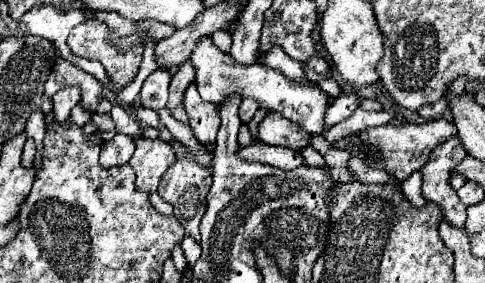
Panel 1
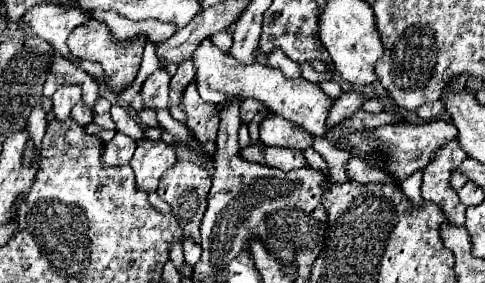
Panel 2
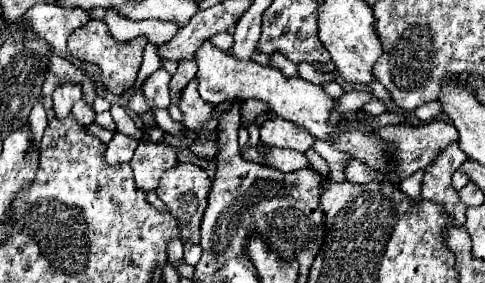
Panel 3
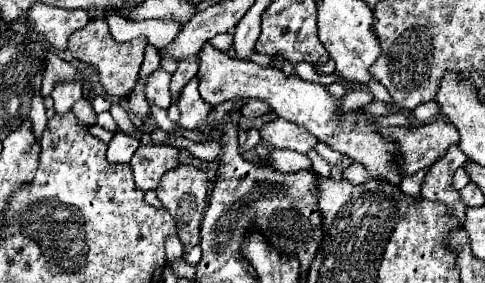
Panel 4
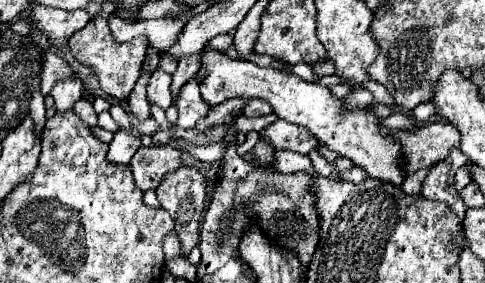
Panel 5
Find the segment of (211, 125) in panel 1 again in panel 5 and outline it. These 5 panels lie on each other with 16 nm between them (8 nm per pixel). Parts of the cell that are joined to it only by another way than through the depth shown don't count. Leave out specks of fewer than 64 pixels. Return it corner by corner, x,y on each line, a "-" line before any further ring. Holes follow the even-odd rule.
190,80
188,84
184,84
184,88
180,88
174,106
178,108
178,120
176,126
180,128
194,128
194,124
204,118
208,114
208,104
204,104
202,96
200,96
200,88
196,84
196,80

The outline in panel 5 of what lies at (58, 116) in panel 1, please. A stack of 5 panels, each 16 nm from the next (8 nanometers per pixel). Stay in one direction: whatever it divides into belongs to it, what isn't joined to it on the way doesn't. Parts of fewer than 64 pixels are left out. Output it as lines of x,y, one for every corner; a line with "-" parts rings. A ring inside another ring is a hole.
72,76
72,78
66,78
66,80
60,80
60,84
54,84
52,86
52,96
54,96
54,108
56,112
66,112
74,106
76,100
82,98
82,82

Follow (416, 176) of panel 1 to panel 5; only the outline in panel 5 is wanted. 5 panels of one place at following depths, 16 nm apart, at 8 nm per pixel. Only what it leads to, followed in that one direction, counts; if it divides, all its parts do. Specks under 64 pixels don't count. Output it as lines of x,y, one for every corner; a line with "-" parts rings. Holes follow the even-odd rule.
430,167
420,169
417,172
408,175
403,182
401,189
407,194
419,194
422,182
427,176
428,170
430,170

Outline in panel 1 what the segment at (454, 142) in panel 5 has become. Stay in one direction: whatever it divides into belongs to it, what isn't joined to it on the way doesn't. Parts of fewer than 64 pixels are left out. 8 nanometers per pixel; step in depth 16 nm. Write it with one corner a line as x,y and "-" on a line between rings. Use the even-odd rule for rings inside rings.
438,118
438,120
424,122
420,126
416,126
416,124
400,124
400,126
386,124
386,126
378,126
378,128
366,128
362,134
364,134
362,138
372,146
372,154
370,154
372,168
386,170
392,178
402,182
412,172
420,170
428,162
432,150
438,144
444,144
444,140
456,136
456,126
444,118

